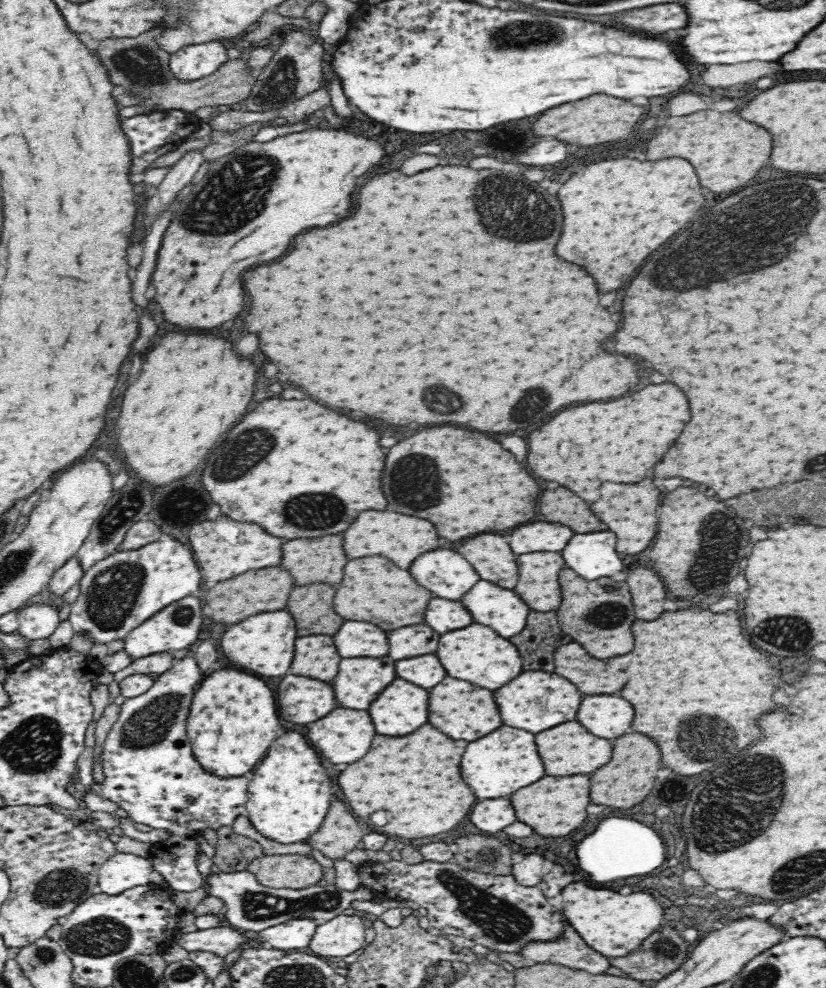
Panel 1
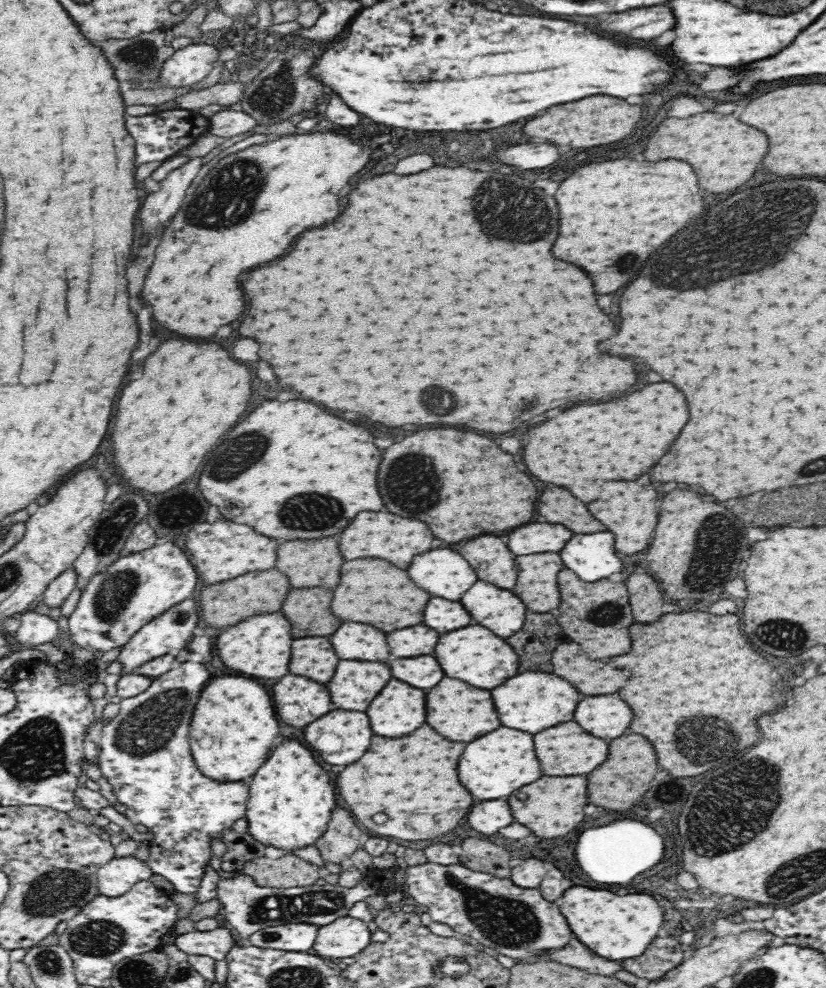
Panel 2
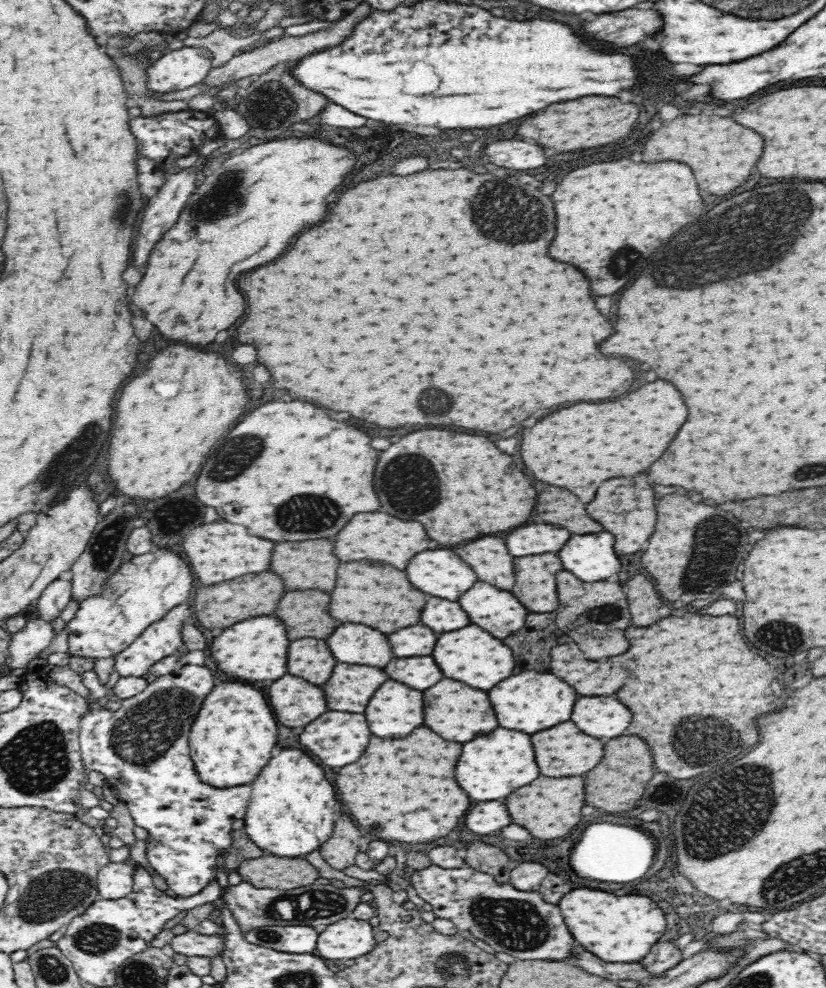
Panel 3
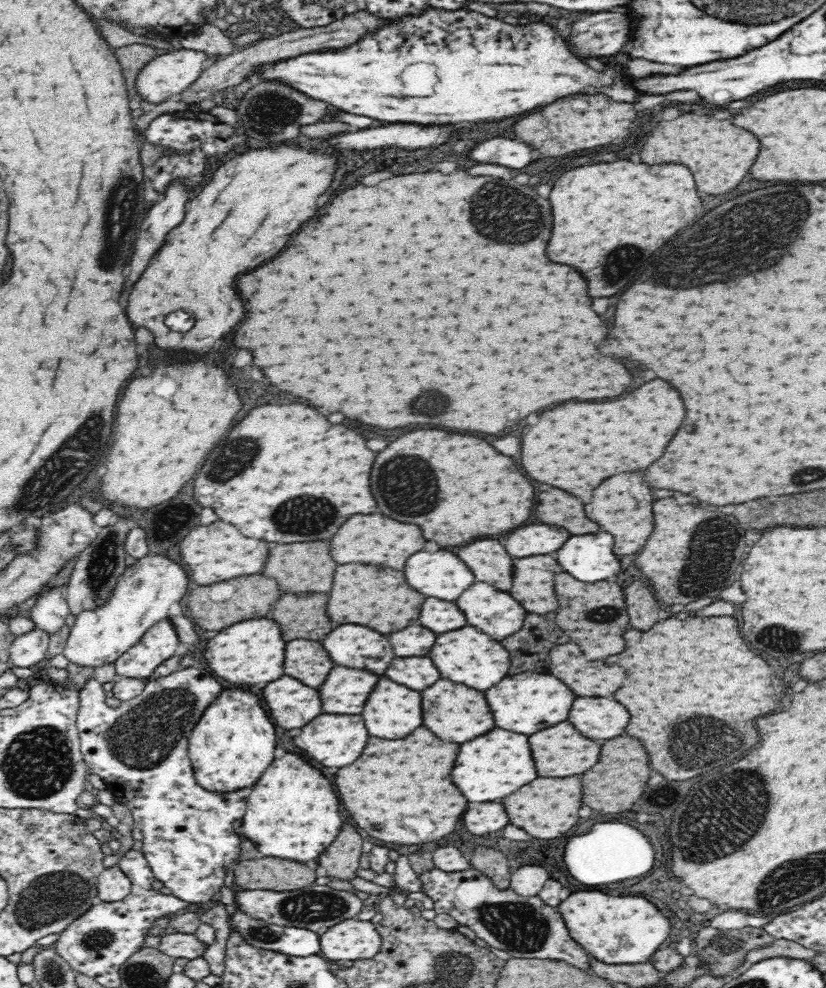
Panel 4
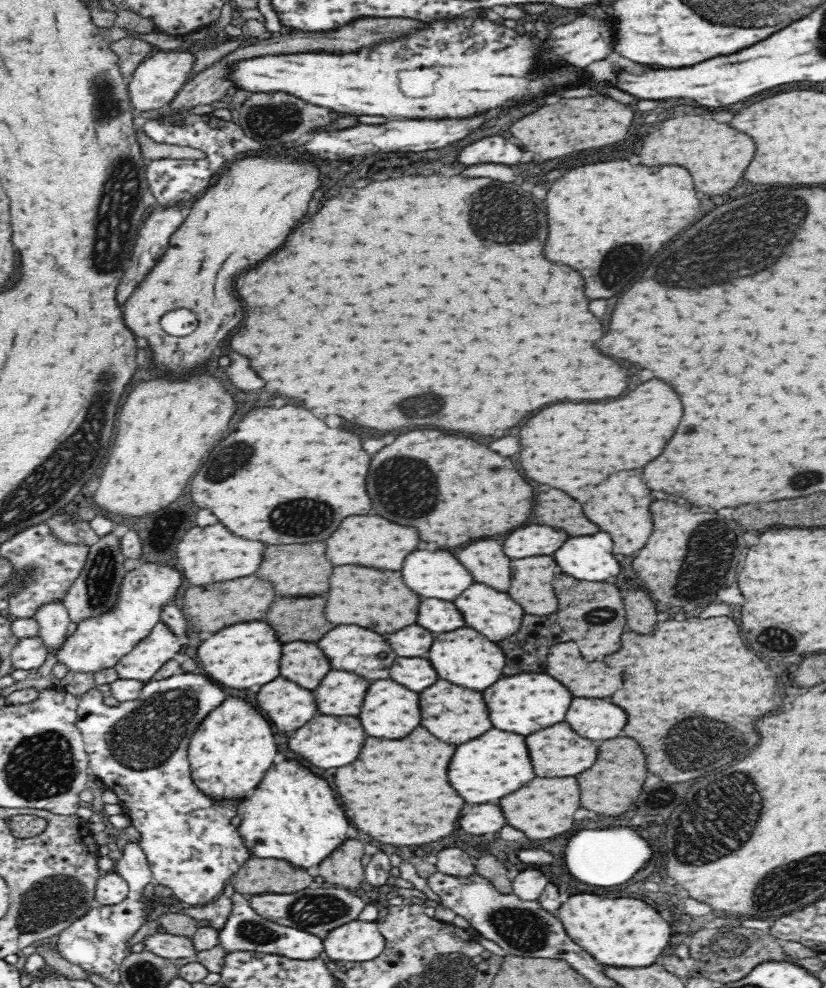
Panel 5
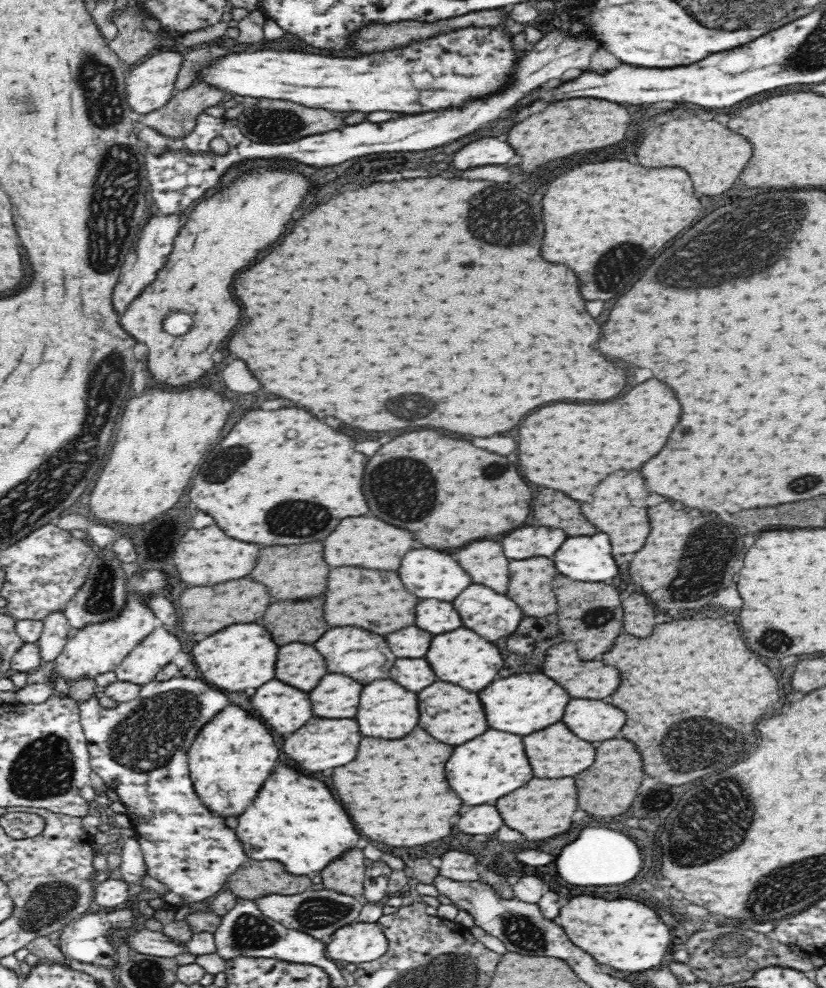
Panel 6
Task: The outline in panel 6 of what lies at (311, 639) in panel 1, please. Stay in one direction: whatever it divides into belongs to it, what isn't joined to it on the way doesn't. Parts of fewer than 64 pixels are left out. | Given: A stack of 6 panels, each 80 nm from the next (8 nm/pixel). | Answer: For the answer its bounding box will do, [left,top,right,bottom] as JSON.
[276,642,326,692]

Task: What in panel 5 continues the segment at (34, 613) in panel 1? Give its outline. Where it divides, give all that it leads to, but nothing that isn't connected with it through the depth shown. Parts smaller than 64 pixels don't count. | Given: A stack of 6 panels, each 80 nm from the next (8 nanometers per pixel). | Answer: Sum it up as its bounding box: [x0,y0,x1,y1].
[11,634,49,670]

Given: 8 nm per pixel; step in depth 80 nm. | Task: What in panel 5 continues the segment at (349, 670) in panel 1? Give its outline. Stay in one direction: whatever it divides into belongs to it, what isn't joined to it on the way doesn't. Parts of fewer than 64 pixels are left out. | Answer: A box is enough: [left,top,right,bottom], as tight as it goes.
[316,670,370,716]

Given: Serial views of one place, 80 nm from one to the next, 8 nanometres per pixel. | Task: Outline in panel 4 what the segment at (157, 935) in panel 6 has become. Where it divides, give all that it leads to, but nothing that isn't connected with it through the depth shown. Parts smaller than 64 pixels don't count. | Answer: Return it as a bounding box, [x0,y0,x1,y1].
[157,933,210,960]

